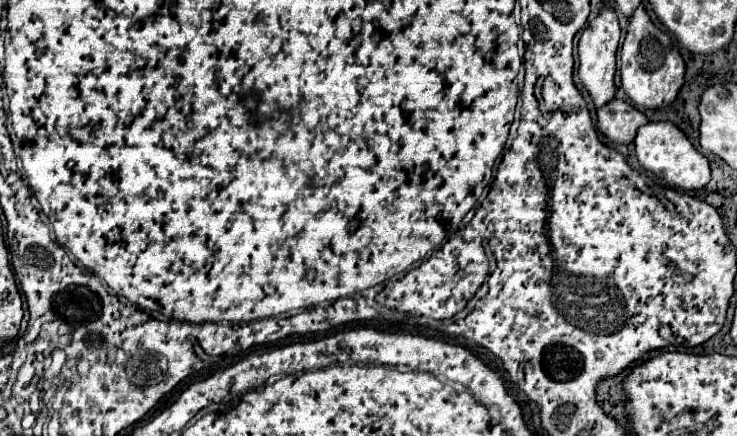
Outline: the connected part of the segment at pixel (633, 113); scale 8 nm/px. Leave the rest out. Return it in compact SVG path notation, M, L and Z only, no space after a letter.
M613 98L609 104L597 110L597 126L599 130L613 142L629 144L635 138L639 126L647 122L645 114L641 114L631 104Z

